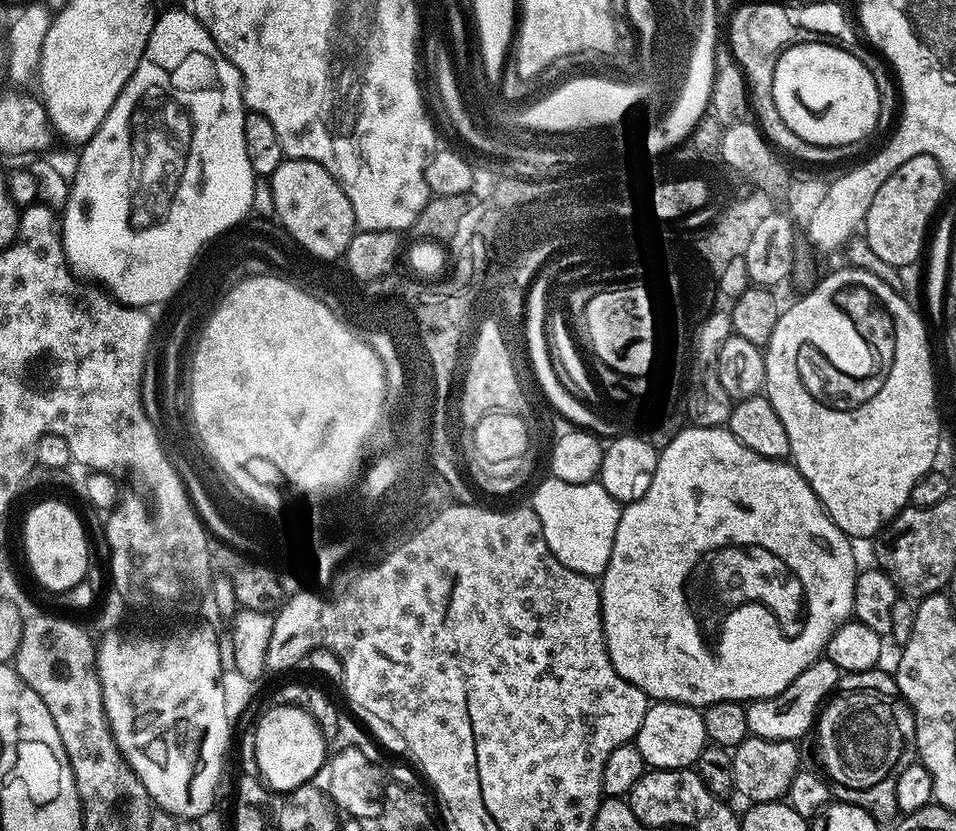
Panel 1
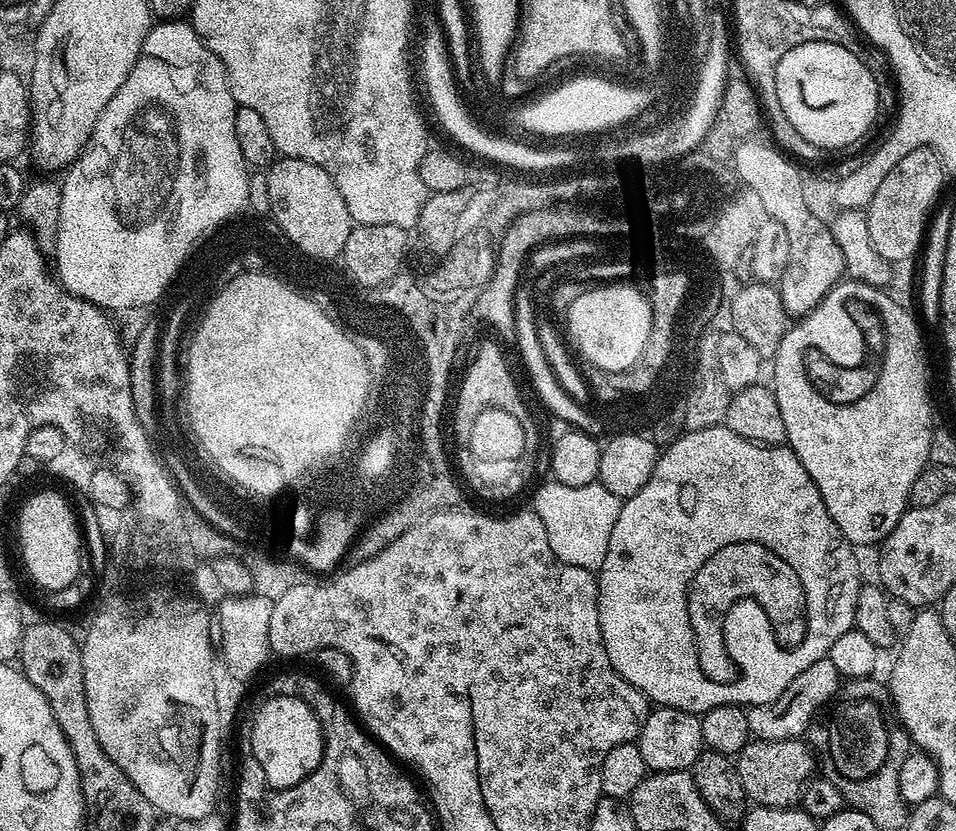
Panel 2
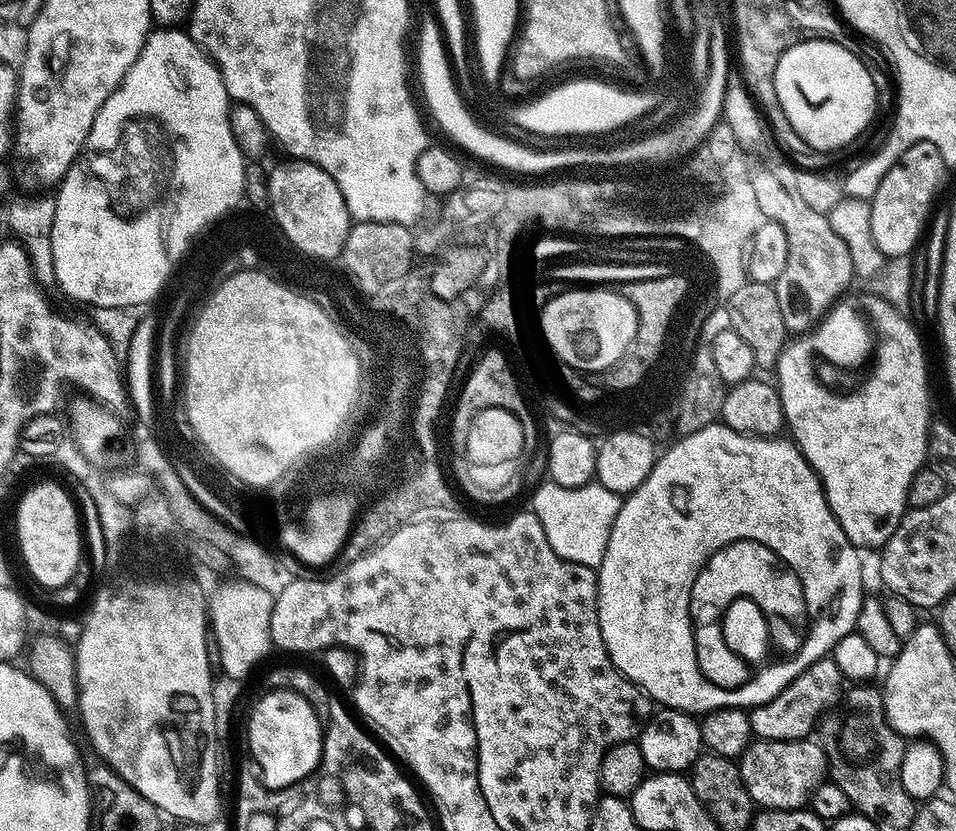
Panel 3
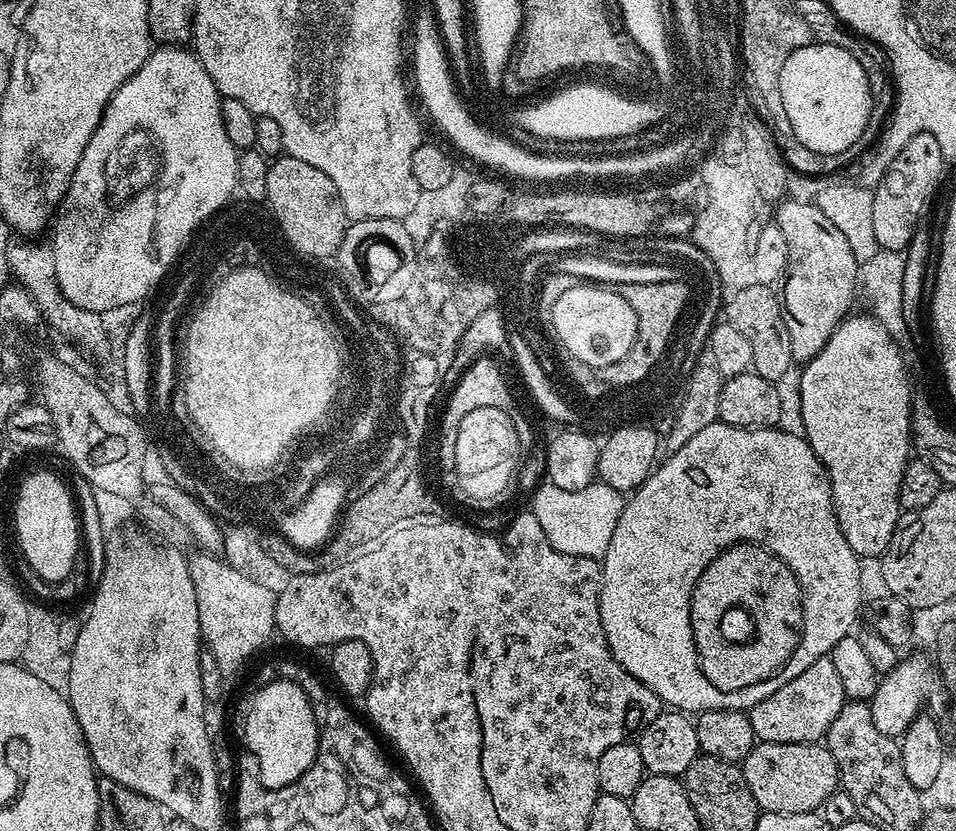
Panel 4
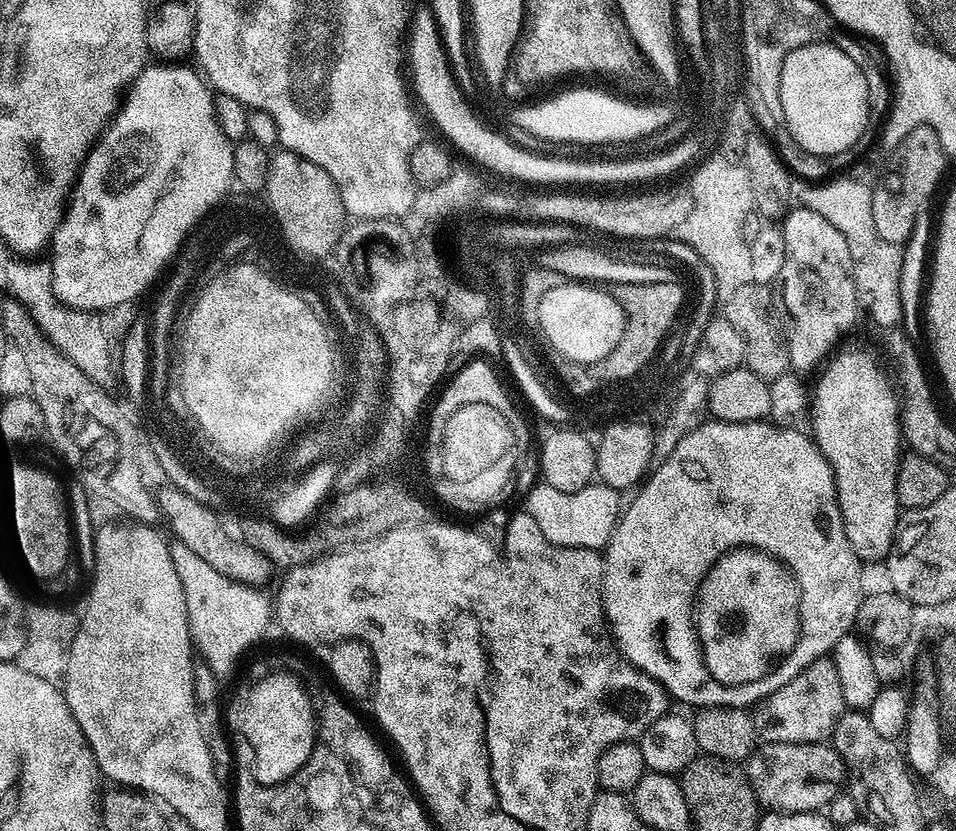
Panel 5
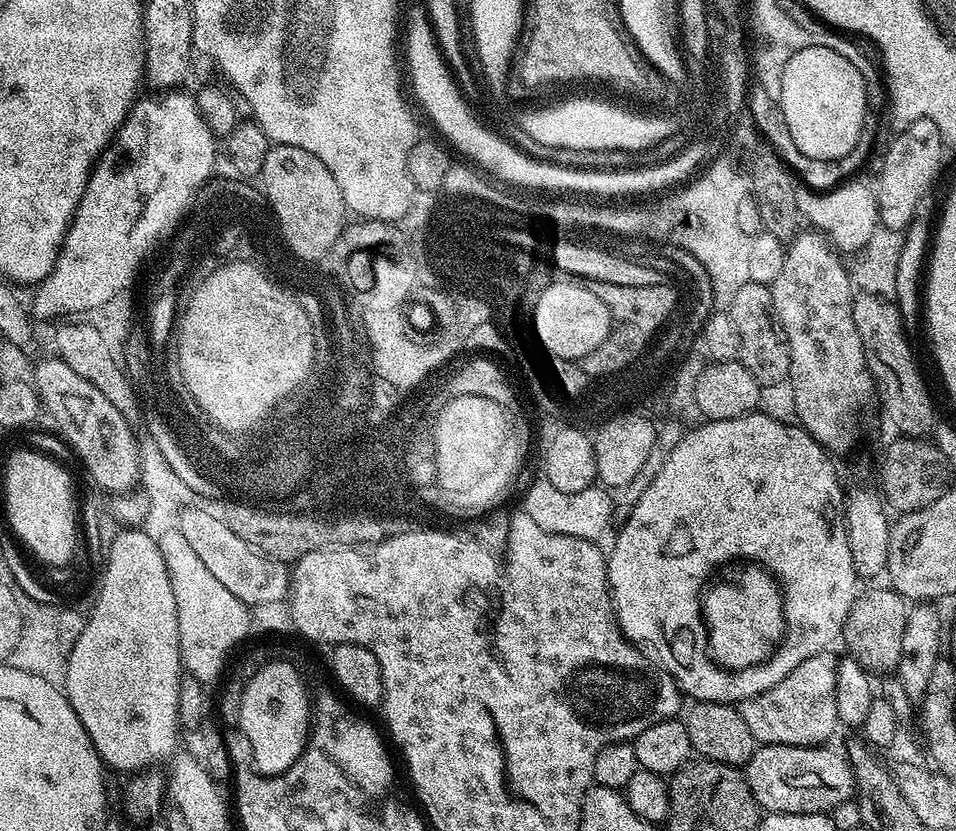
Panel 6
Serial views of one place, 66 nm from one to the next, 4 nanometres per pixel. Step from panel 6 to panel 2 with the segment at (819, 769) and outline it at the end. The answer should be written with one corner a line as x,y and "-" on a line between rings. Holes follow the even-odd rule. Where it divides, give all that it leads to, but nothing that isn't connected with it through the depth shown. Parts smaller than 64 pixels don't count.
755,738
749,739
746,747
741,750
740,755
735,757
734,763
736,769
738,770
738,778
742,778
742,786
744,787
745,797
749,801
755,802
757,805
763,806
765,808
790,808
793,807
799,801
800,795
804,793
804,786
808,783
809,780
813,779
814,772
812,772
812,767
815,766
816,760
812,757
812,752
810,749
804,745
805,741
803,739
797,738
794,740
758,740

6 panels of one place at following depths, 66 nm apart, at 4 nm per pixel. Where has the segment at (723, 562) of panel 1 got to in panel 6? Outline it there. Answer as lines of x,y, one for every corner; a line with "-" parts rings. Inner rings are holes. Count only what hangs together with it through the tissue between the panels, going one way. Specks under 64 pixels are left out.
752,561
723,564
708,578
702,597
712,663
724,672
753,672
772,657
784,639
784,598
776,577

